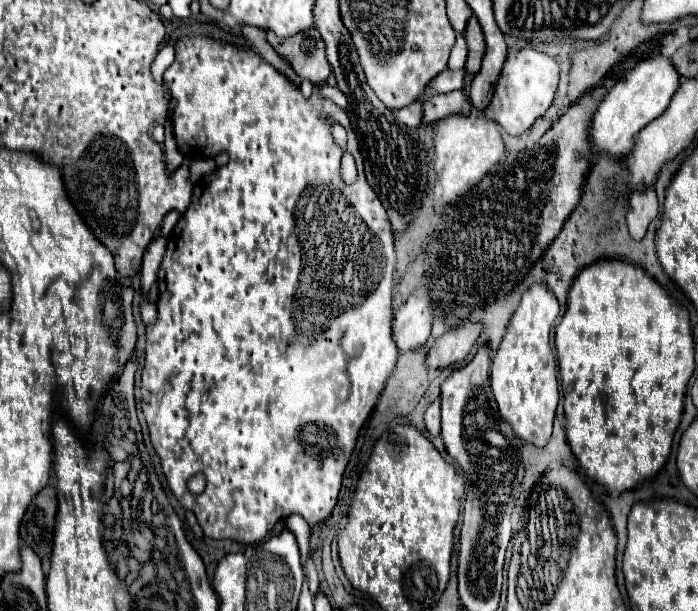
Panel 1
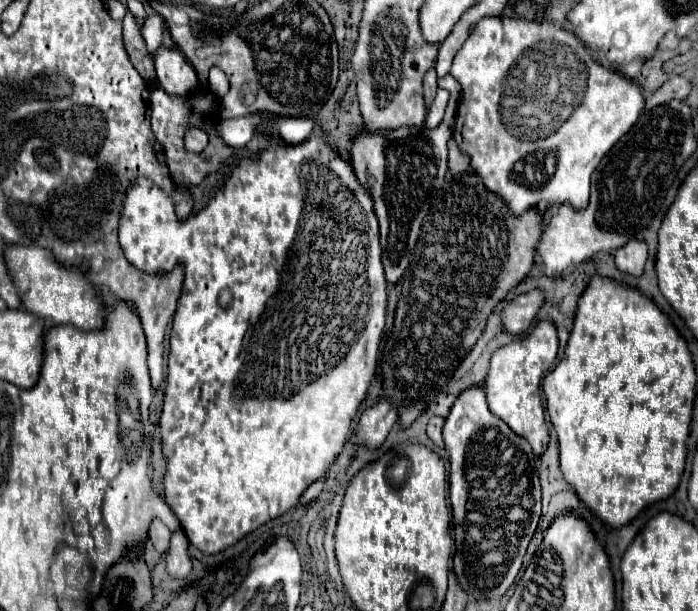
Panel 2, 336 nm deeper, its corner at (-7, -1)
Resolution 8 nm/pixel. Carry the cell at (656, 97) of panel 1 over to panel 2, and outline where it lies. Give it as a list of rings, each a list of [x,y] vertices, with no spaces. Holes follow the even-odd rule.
[[[486,17],[466,39],[454,57],[450,73],[462,85],[454,135],[460,149],[470,155],[472,169],[490,191],[498,191],[514,215],[530,207],[546,209],[552,203],[570,203],[584,209],[590,201],[590,177],[612,145],[630,131],[644,111],[644,93],[638,83],[612,67],[598,65],[576,37],[556,23],[530,21],[524,17]],[[554,151],[558,165],[552,179],[540,187],[530,187],[514,179],[514,165],[534,153]]]

